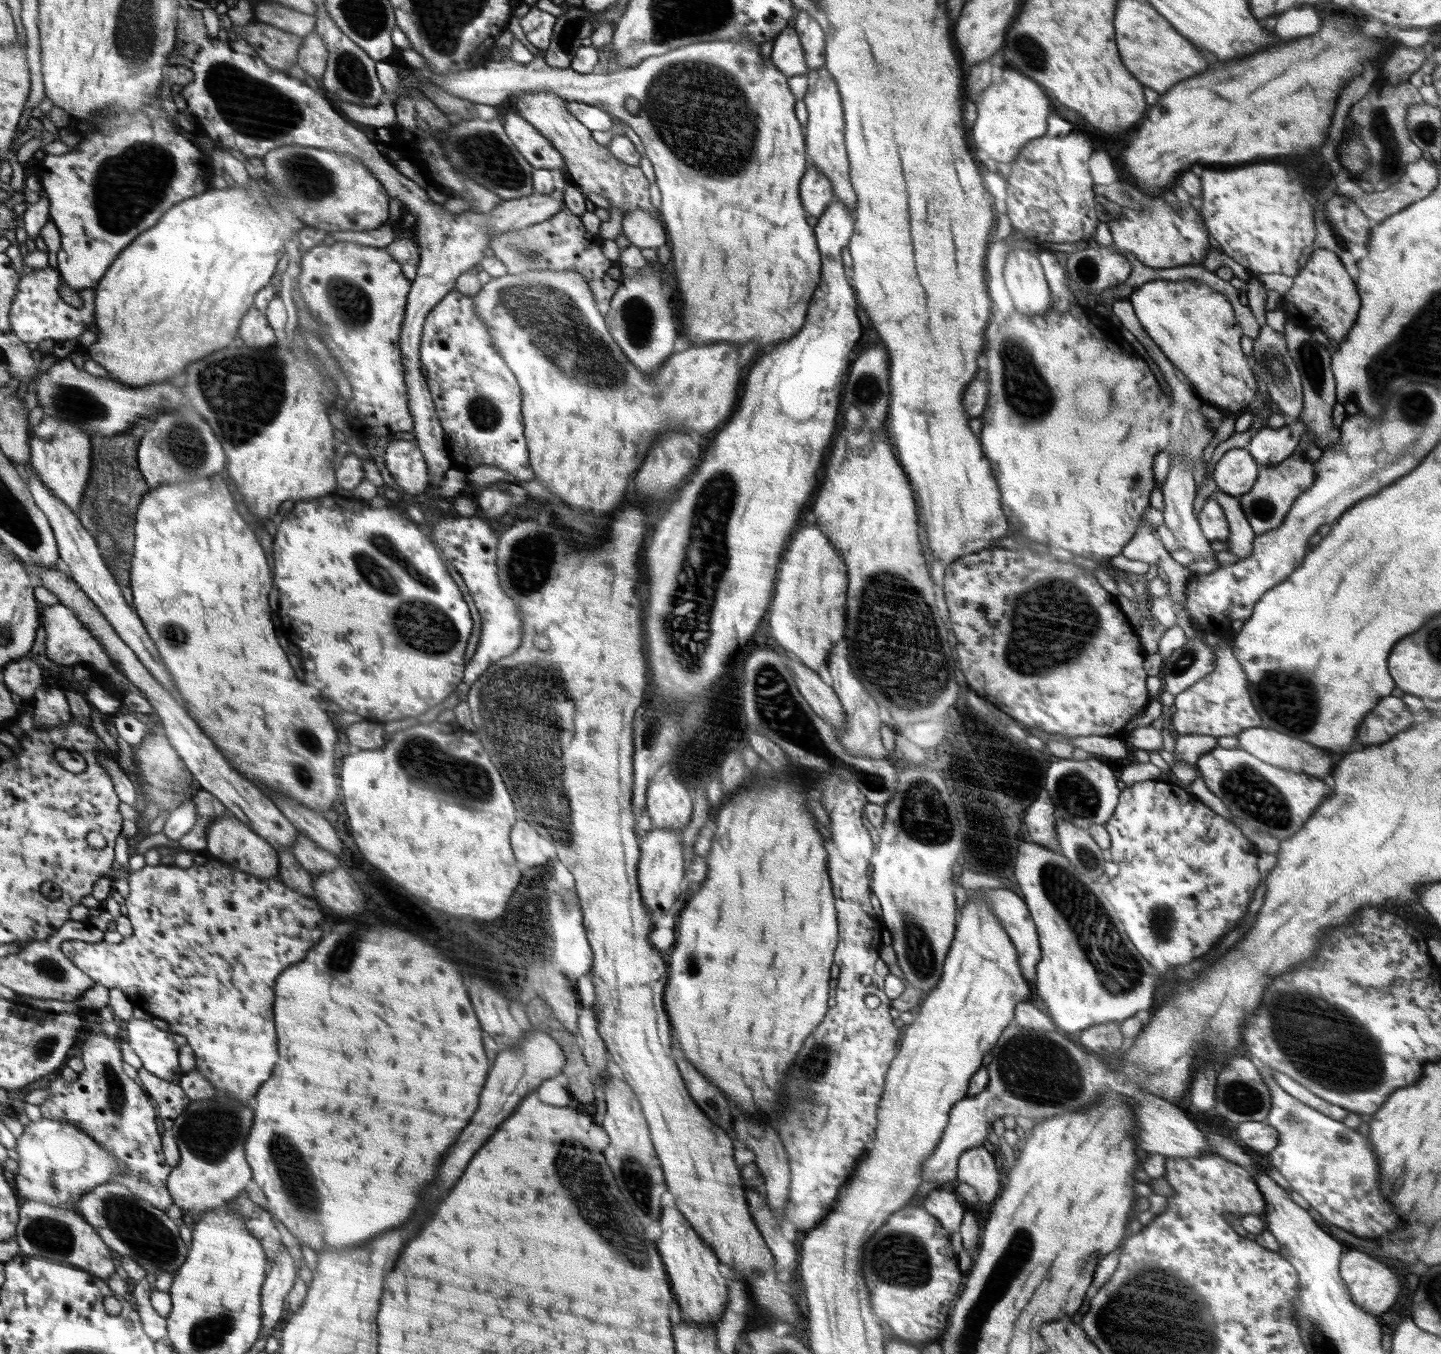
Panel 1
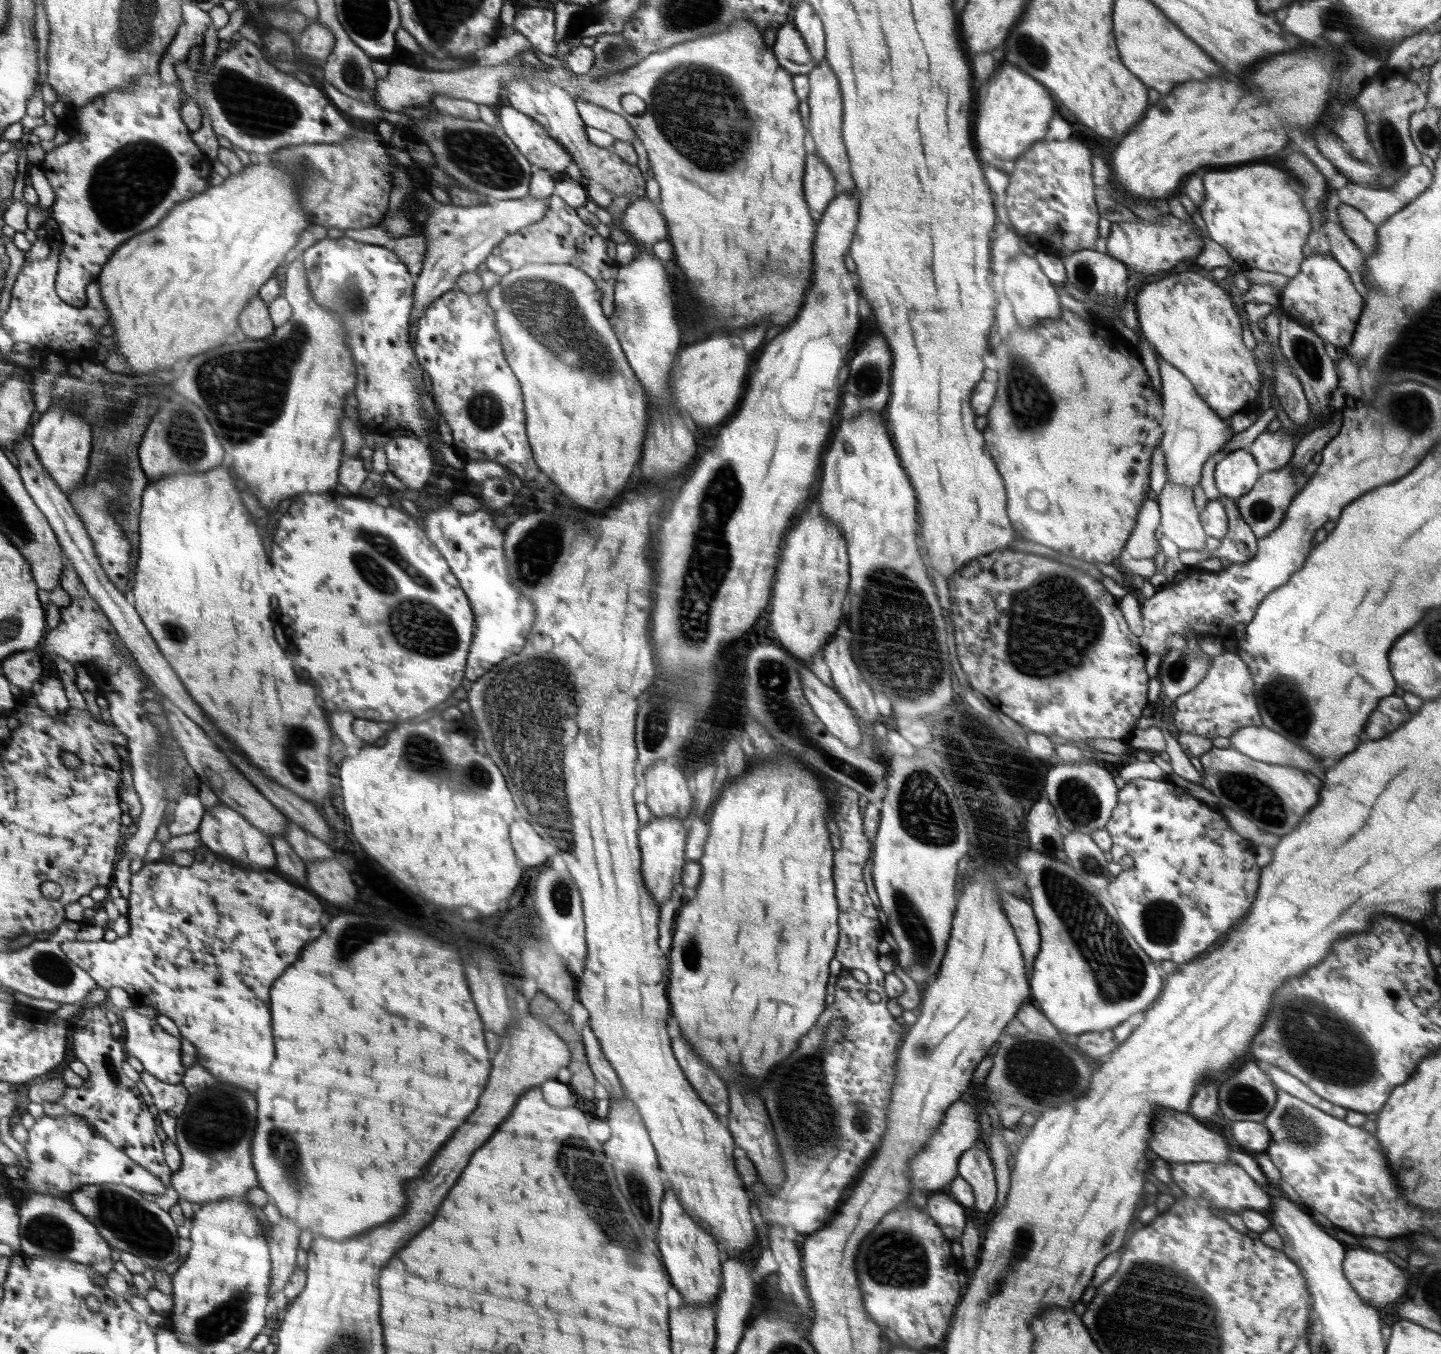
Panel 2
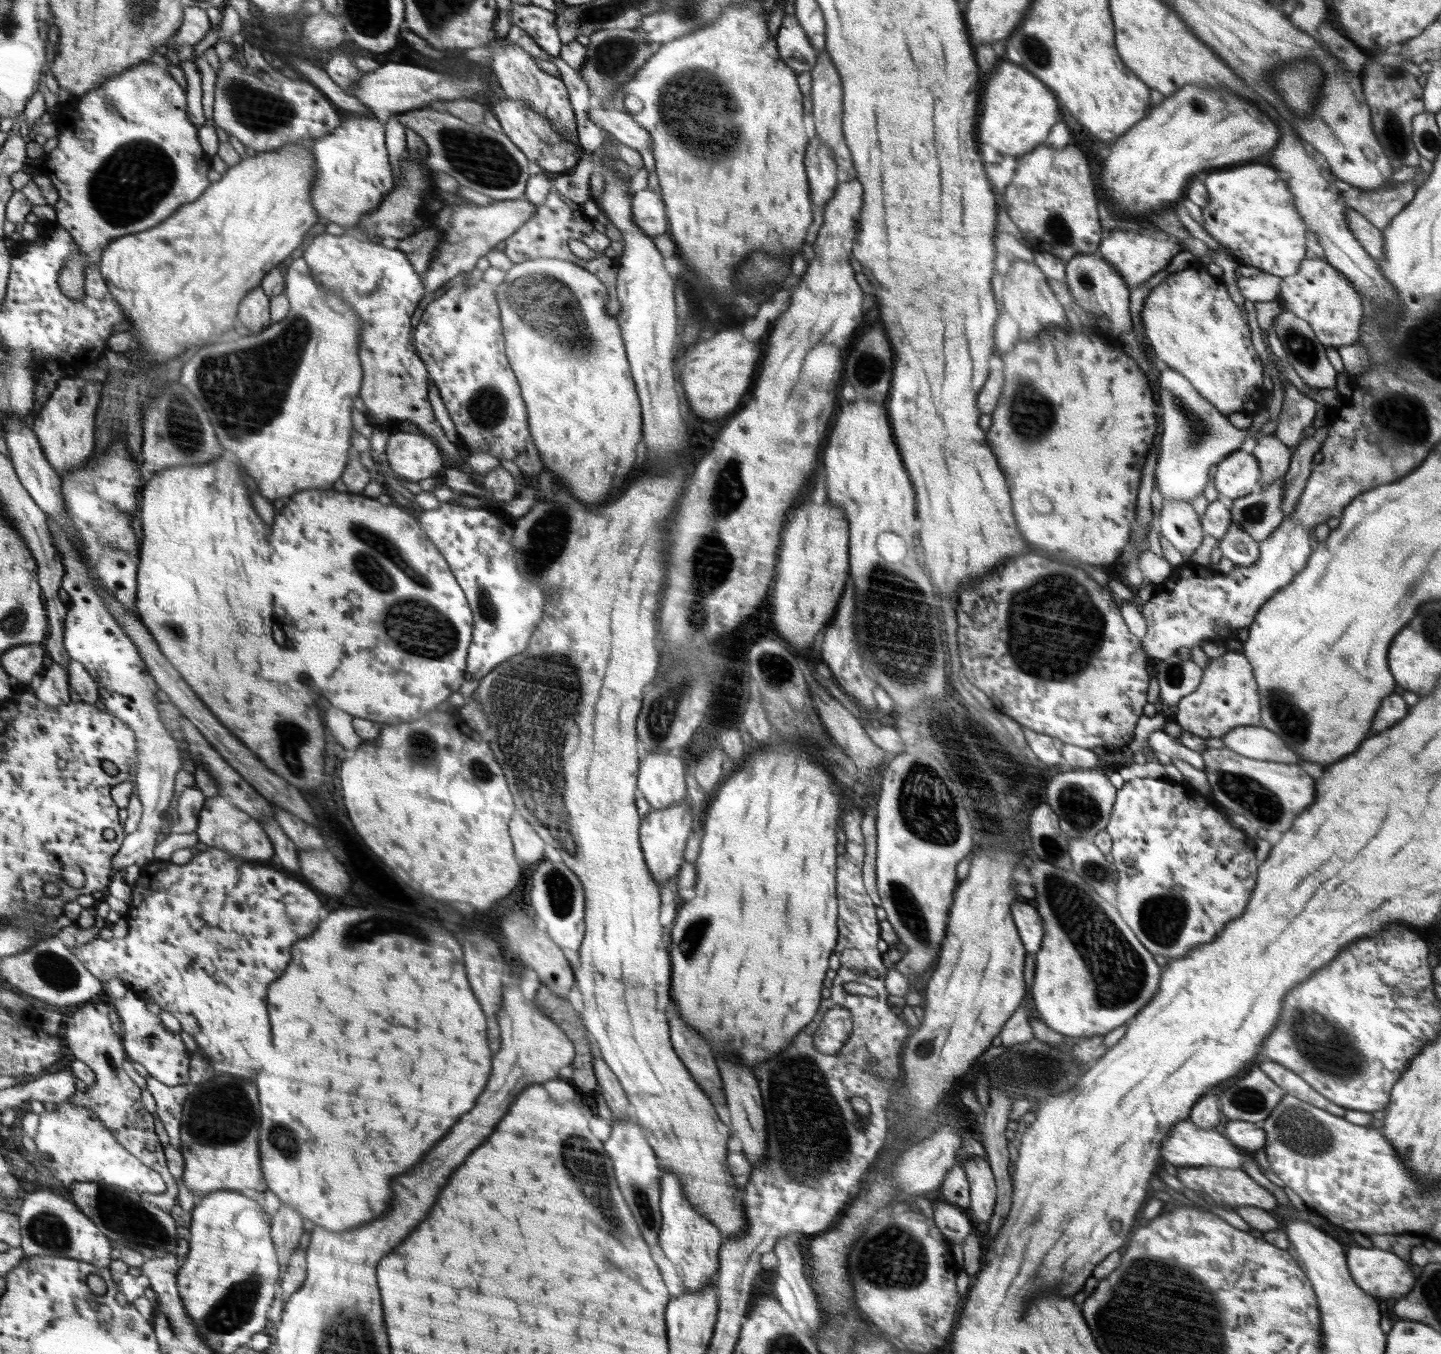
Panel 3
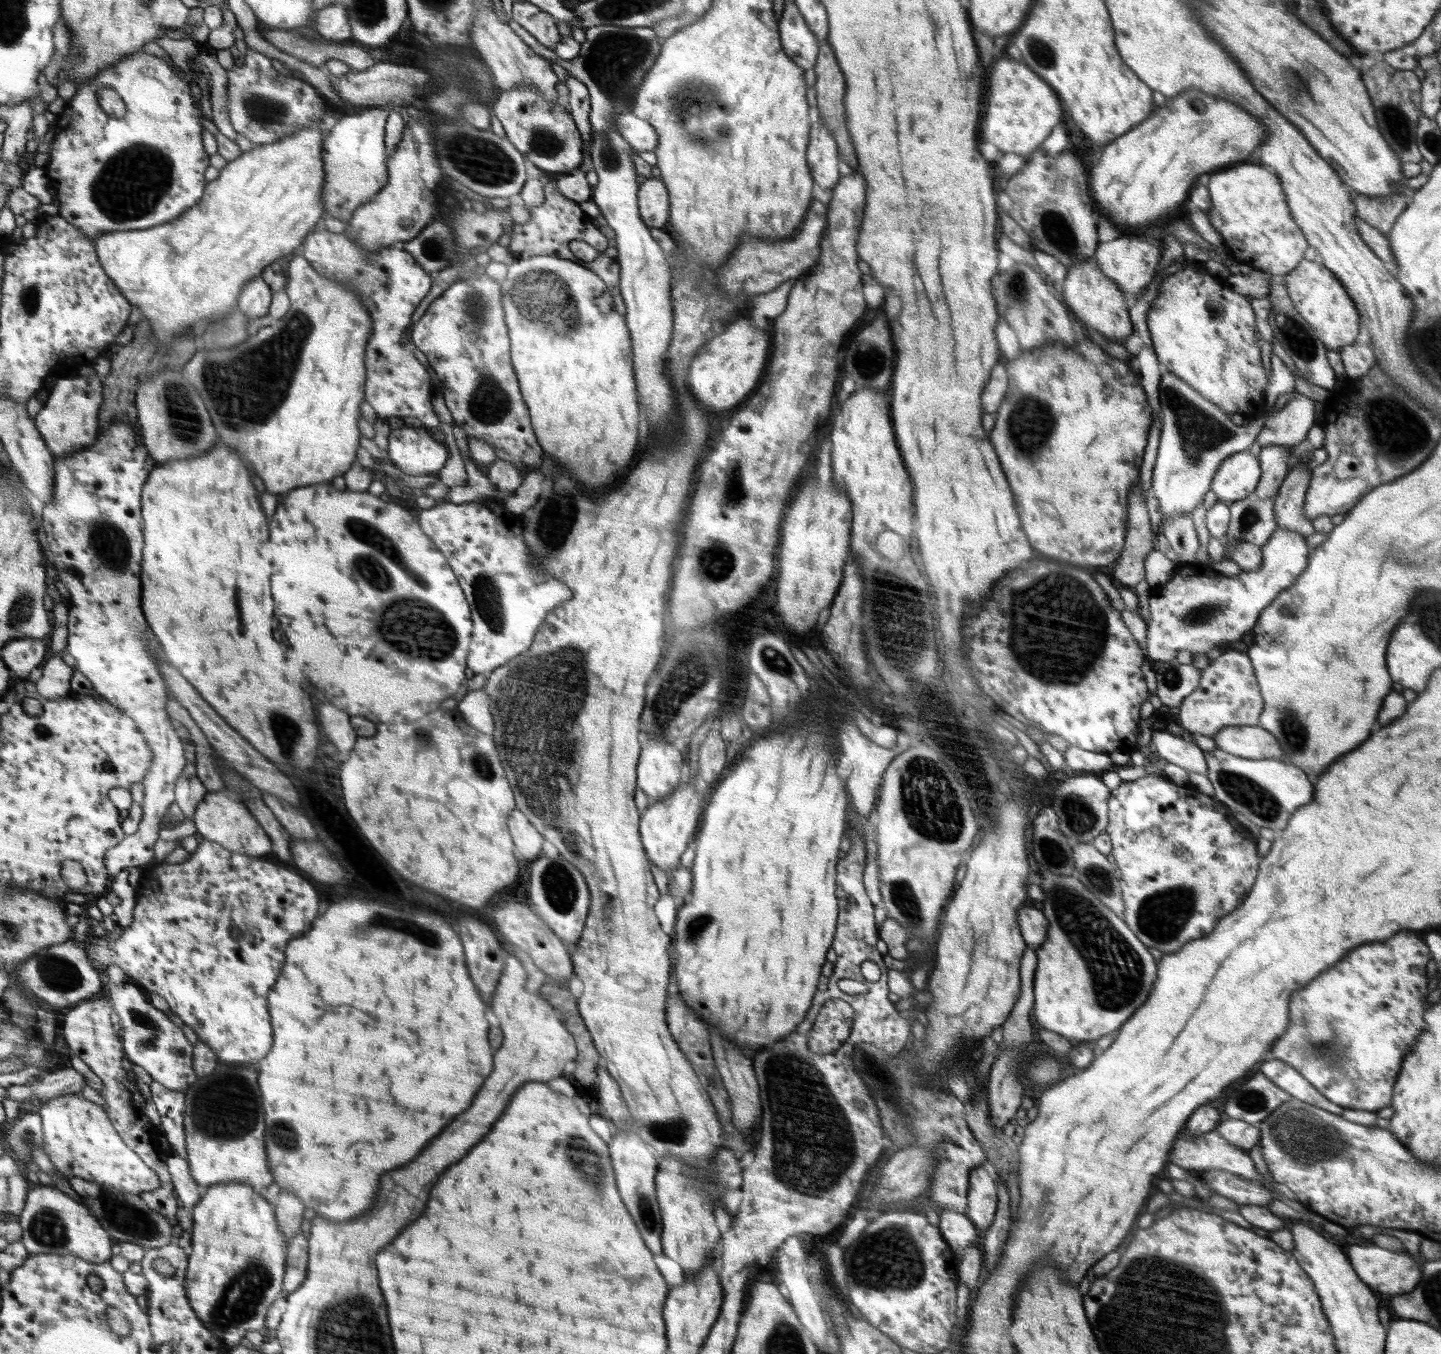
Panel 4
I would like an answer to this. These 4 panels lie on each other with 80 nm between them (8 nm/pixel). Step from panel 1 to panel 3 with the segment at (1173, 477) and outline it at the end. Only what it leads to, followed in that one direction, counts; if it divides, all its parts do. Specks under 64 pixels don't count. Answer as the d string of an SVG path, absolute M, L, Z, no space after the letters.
M1164 499L1158 520L1158 532L1182 555L1192 556L1204 536L1199 516L1190 503Z

